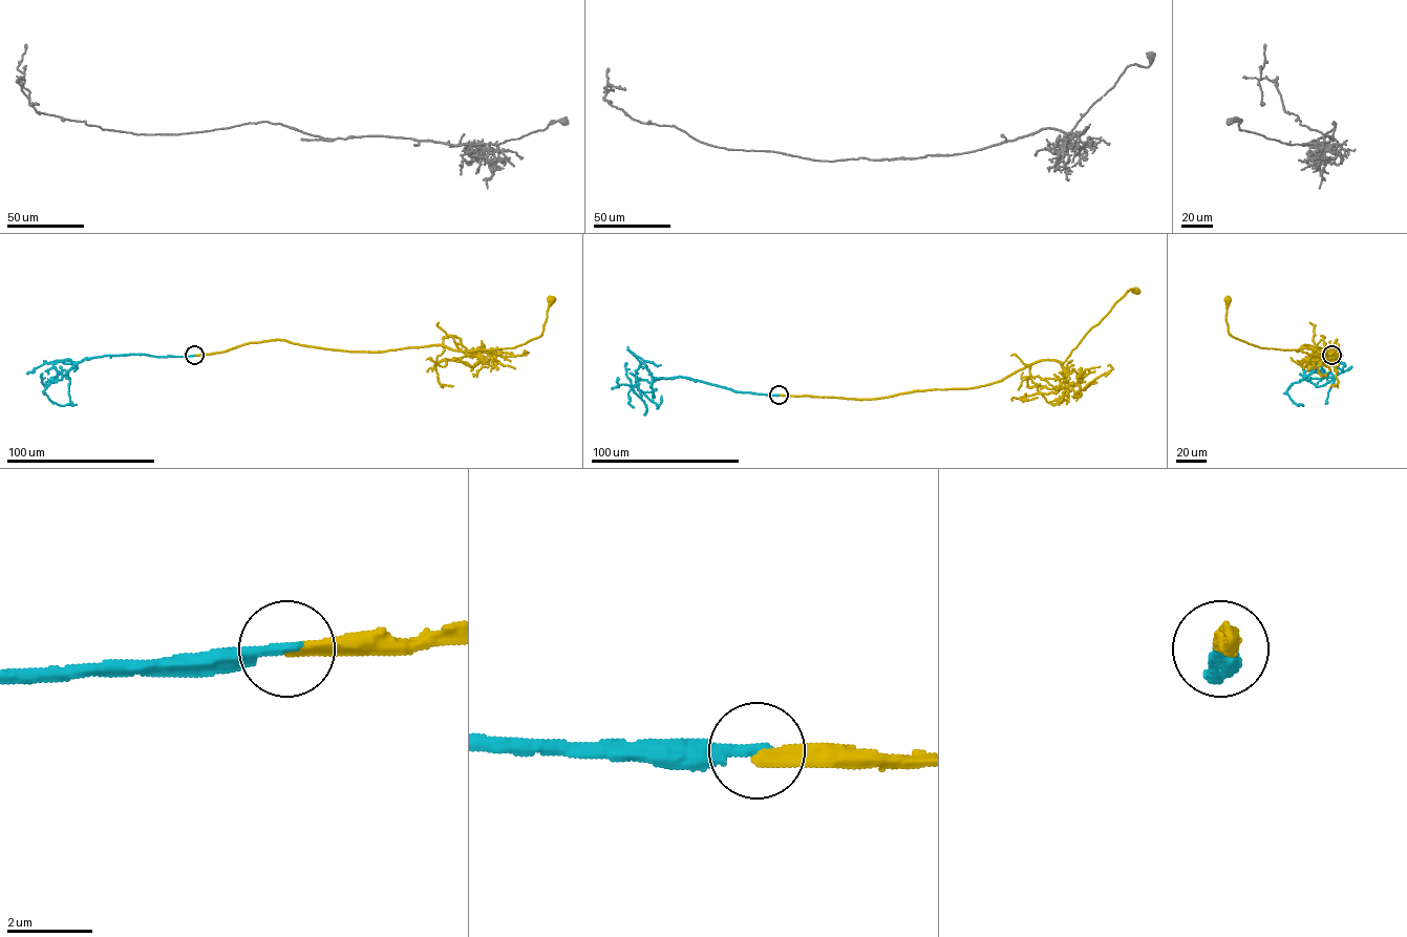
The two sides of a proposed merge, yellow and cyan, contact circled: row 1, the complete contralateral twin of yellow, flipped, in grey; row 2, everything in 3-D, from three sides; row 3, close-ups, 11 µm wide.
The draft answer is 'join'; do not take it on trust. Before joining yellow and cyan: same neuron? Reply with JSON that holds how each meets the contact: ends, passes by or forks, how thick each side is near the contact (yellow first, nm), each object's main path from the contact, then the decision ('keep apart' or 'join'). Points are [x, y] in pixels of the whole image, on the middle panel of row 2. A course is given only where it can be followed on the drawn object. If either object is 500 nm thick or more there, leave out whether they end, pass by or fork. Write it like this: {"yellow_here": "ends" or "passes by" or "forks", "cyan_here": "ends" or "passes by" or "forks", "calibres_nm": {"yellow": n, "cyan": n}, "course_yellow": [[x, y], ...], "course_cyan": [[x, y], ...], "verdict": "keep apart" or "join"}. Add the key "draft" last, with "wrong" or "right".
{"yellow_here": "ends", "cyan_here": "ends", "calibres_nm": {"yellow": 340, "cyan": 280}, "course_yellow": [[779, 395], [874, 399], [916, 391], [975, 387], [1001, 381], [1041, 360], [1063, 363], [1128, 291], [1135, 290]], "course_cyan": [[779, 395], [734, 391], [681, 377], [653, 378], [641, 363], [636, 373], [639, 397], [626, 376], [626, 362]], "verdict": "join", "draft": "right"}

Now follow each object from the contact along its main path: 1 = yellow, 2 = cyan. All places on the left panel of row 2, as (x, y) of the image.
1: (194, 355), (284, 340), (352, 352), (432, 345), (461, 350), (513, 347), (542, 332), (551, 298)
2: (194, 355), (84, 358), (61, 380), (51, 379), (57, 376), (45, 386), (42, 374)

